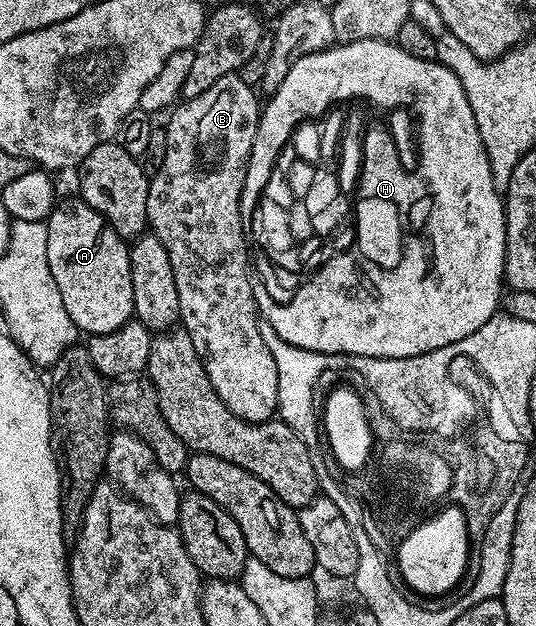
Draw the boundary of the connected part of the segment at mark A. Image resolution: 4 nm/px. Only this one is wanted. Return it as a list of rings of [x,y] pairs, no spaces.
[[[79,197],[64,199],[54,206],[44,222],[51,277],[55,277],[55,285],[59,285],[59,297],[63,297],[63,305],[78,332],[86,336],[111,333],[134,318],[130,244],[120,239],[91,205]]]

